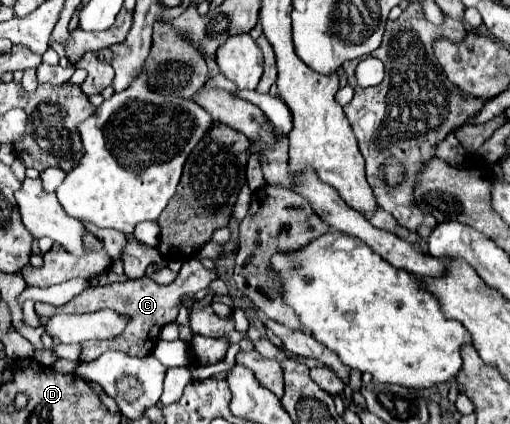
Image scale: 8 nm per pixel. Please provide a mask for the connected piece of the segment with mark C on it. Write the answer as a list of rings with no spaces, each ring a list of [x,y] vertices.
[[[191,257],[189,261],[183,263],[177,279],[171,285],[157,285],[149,277],[141,277],[141,279],[133,279],[133,281],[125,281],[125,283],[89,287],[87,291],[83,291],[73,301],[69,301],[67,305],[61,305],[61,307],[47,305],[47,303],[35,303],[35,311],[43,321],[49,321],[57,313],[91,313],[91,311],[99,311],[99,309],[113,309],[119,315],[129,317],[129,323],[125,325],[123,333],[117,335],[117,339],[90,340],[90,342],[82,343],[83,350],[79,359],[93,361],[109,349],[125,351],[125,353],[137,355],[137,357],[145,357],[153,351],[153,347],[159,339],[159,333],[161,333],[161,327],[165,323],[175,321],[179,307],[181,307],[181,297],[197,293],[201,289],[207,289],[213,279],[217,279],[217,273],[207,271],[197,257]]]

